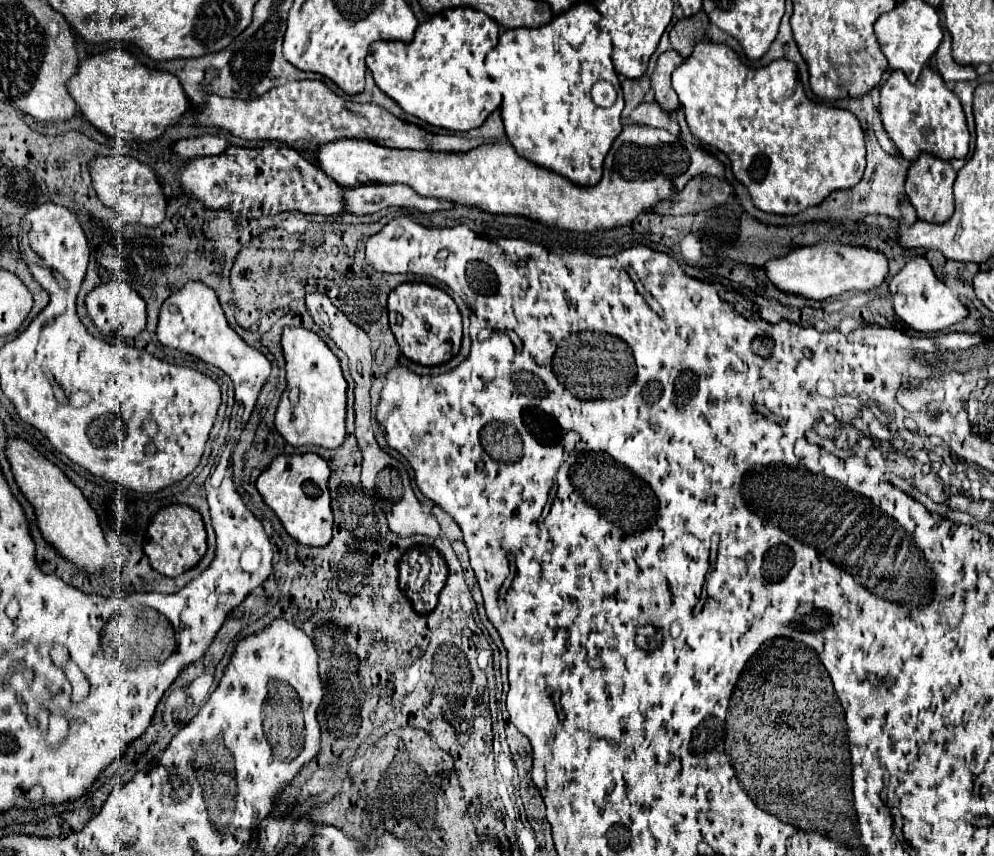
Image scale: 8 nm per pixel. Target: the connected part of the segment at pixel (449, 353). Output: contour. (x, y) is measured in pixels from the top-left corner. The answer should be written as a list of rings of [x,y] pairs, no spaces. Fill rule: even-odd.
[[[411,282],[411,284],[399,284],[391,290],[389,300],[389,324],[397,338],[397,344],[401,352],[423,366],[437,366],[443,362],[449,362],[461,348],[461,314],[449,294],[443,290],[423,284],[423,282]],[[401,314],[403,322],[397,324],[395,316]]]

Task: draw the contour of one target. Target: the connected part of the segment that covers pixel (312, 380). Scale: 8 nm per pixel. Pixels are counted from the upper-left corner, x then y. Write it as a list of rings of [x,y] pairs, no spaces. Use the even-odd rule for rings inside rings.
[[[283,328],[281,348],[285,356],[287,388],[275,414],[279,434],[291,446],[315,444],[321,448],[337,448],[345,440],[345,404],[347,382],[343,378],[337,356],[313,332],[305,328]]]

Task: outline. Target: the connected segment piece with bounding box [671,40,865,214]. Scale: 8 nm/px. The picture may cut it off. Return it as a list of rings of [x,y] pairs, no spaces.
[[[701,40],[695,44],[693,54],[675,68],[671,78],[691,134],[729,156],[735,178],[749,188],[749,194],[759,210],[773,214],[797,214],[823,202],[833,190],[853,188],[861,180],[865,168],[861,122],[849,110],[809,100],[793,62],[779,58],[761,70],[751,70],[727,44]]]

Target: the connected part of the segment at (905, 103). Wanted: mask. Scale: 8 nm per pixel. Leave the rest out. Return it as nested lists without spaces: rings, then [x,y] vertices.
[[[923,68],[919,80],[909,84],[903,72],[895,70],[881,86],[881,120],[885,132],[895,142],[905,160],[913,162],[921,152],[931,152],[941,160],[965,158],[969,152],[969,130],[959,98],[945,86],[939,72]]]

